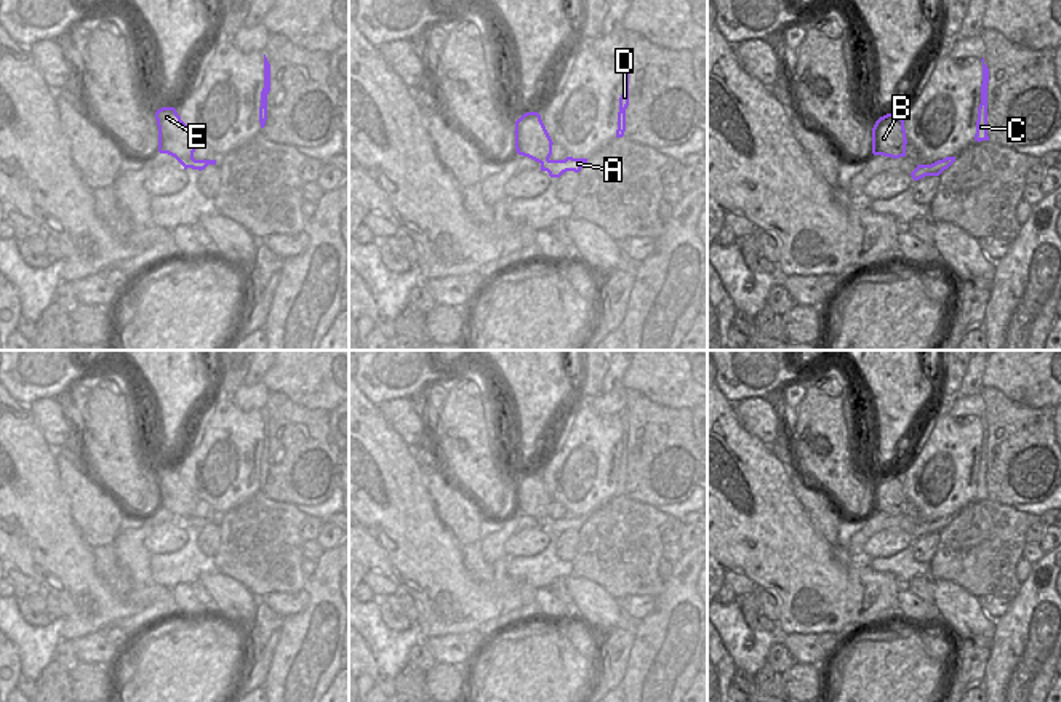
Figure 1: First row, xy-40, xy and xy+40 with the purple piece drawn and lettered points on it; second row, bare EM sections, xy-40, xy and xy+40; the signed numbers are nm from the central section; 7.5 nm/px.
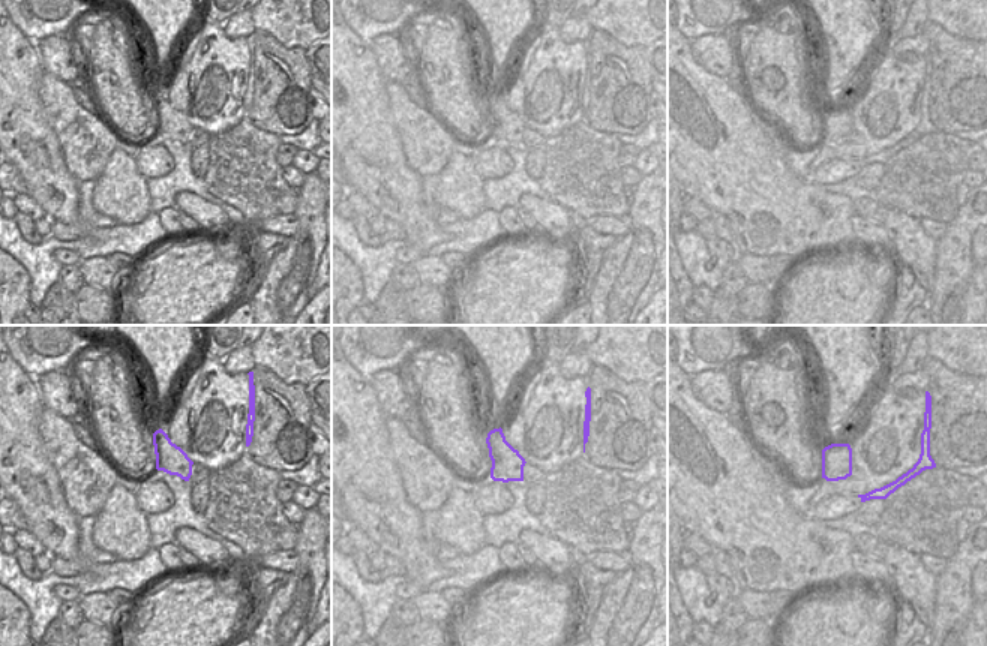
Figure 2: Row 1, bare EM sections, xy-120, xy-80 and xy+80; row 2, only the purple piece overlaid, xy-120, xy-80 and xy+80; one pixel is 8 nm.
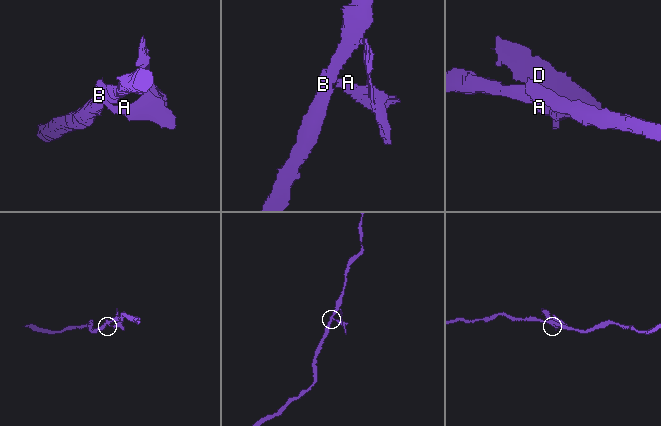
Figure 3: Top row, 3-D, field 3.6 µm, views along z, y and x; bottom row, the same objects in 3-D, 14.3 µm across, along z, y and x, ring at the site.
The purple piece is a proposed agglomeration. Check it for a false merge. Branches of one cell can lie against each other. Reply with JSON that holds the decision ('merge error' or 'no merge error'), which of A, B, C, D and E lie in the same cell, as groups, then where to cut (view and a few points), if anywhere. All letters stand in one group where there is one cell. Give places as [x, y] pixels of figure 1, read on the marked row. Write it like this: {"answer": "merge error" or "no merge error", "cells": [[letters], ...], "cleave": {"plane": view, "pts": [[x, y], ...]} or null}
{"answer": "merge error", "cells": [["A", "C", "D"], ["B", "E"]], "cleave": {"plane": "xy-40", "pts": [[192, 157], [178, 160]]}}

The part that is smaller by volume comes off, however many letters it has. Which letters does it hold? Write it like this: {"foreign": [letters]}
{"foreign": ["A", "C", "D"]}

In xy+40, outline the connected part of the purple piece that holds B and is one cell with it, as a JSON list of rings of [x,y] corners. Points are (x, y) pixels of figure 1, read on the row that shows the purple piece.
[[[901,114],[880,117],[872,128],[872,154],[891,158],[906,157],[906,130]]]

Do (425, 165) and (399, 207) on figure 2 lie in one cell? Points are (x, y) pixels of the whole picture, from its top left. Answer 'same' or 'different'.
different

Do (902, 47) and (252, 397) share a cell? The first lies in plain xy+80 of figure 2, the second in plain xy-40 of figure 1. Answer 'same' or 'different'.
same

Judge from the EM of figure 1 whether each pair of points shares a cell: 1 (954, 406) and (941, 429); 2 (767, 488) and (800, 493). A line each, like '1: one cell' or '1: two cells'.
1: two cells
2: two cells

